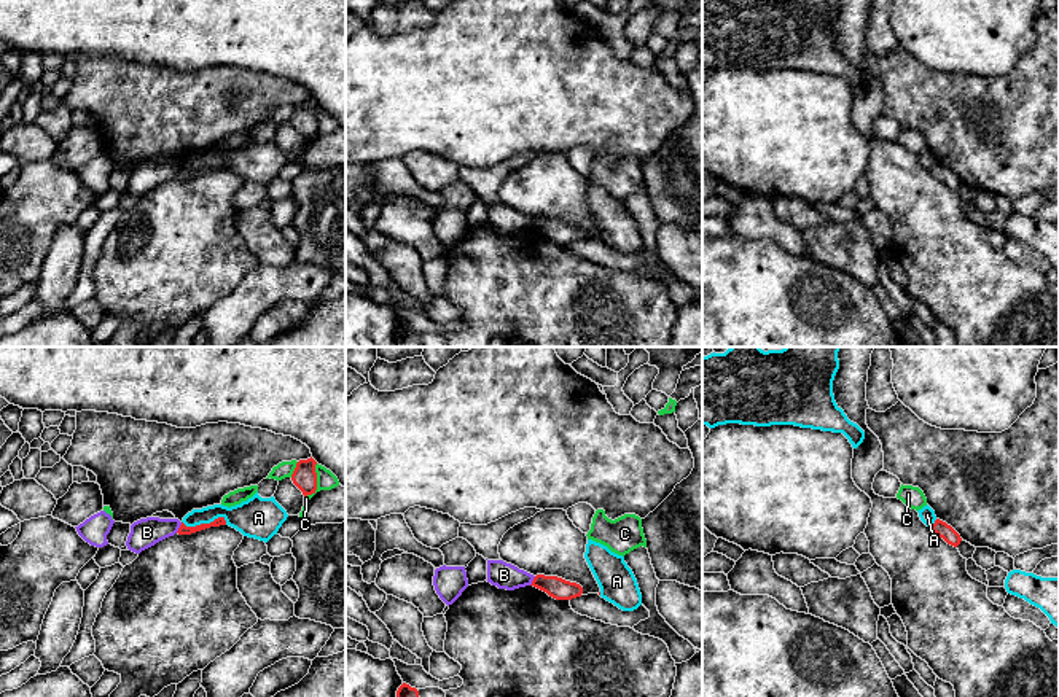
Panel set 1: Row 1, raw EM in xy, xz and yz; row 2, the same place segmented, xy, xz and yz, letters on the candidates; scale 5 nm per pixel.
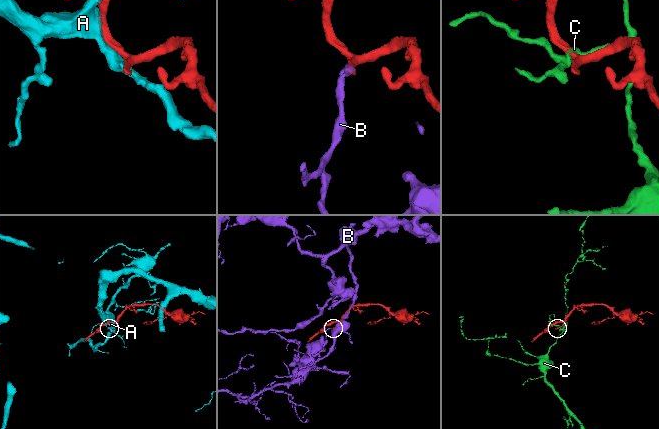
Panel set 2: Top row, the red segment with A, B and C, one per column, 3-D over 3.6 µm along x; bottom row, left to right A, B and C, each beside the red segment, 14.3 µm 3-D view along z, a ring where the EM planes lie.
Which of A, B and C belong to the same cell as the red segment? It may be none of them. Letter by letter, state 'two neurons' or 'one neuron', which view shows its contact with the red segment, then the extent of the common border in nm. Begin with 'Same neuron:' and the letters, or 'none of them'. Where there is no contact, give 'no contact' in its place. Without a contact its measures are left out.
Same neuron: none of them
A: two neurons | xy | 240 nm
B: two neurons | xy | 70 nm
C: two neurons | xy | 190 nm

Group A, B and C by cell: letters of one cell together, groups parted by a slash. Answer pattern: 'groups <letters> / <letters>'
groups A / B / C

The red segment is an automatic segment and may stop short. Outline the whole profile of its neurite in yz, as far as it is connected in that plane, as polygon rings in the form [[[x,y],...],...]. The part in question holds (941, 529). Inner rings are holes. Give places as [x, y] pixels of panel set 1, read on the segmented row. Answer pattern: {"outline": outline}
{"outline": [[[936,519],[935,524],[930,527],[933,533],[943,538],[948,544],[957,547],[962,541],[960,535],[946,522]]]}

